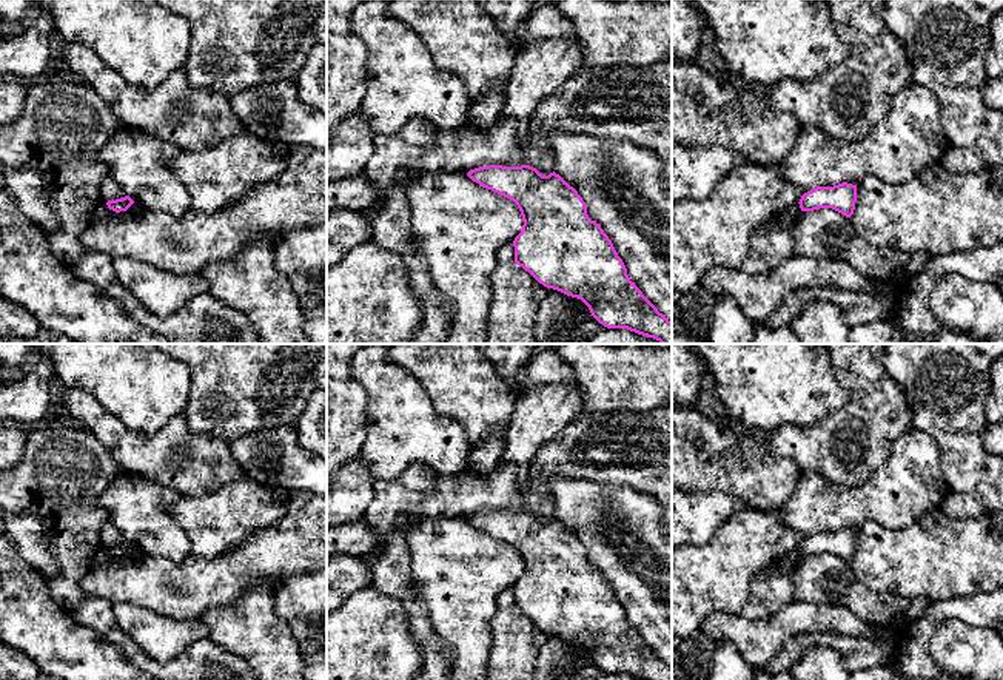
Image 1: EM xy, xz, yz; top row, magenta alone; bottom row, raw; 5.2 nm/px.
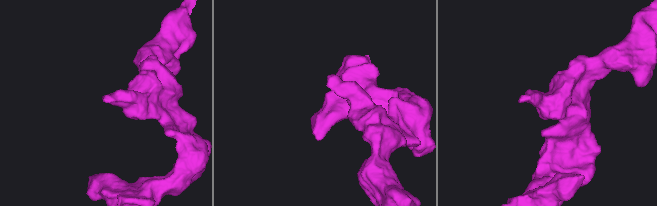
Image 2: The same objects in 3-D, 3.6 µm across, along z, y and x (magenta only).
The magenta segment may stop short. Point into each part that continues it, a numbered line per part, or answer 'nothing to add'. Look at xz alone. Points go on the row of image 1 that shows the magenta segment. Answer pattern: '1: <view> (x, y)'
nothing to add

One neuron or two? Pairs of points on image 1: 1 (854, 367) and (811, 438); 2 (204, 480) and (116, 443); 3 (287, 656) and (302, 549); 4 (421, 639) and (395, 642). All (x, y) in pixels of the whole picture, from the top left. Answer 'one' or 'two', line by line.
1: one
2: one
3: two
4: two

